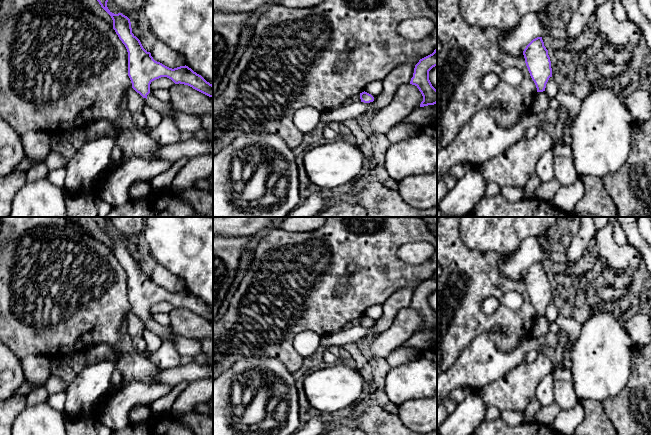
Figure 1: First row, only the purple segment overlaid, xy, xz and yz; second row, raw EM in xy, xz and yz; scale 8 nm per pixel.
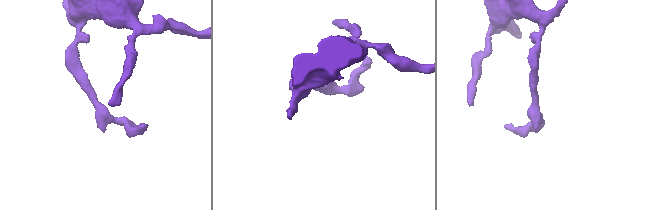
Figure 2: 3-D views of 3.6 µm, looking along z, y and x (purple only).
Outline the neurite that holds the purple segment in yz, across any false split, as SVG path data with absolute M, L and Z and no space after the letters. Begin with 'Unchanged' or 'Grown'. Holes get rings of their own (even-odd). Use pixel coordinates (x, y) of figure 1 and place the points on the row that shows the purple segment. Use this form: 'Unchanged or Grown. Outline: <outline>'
Unchanged. Outline: M542 37L533 39L524 49L525 63L534 81L537 92L545 91L546 84L552 77L551 61Z

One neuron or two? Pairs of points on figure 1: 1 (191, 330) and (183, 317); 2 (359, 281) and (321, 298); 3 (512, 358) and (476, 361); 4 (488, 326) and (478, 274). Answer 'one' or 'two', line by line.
1: one
2: one
3: one
4: one

